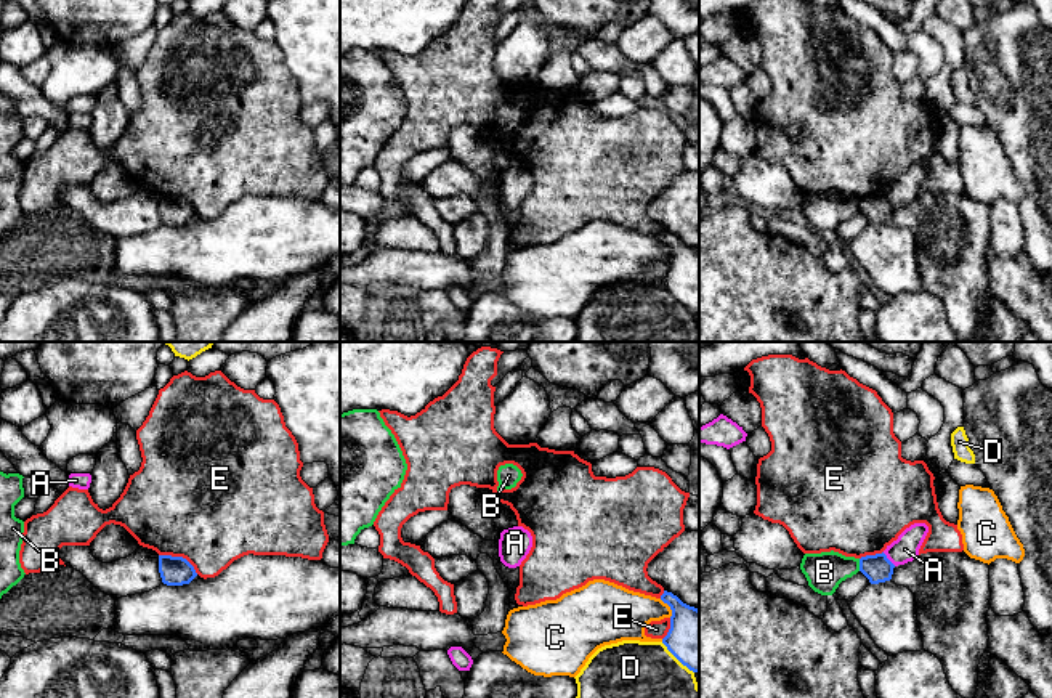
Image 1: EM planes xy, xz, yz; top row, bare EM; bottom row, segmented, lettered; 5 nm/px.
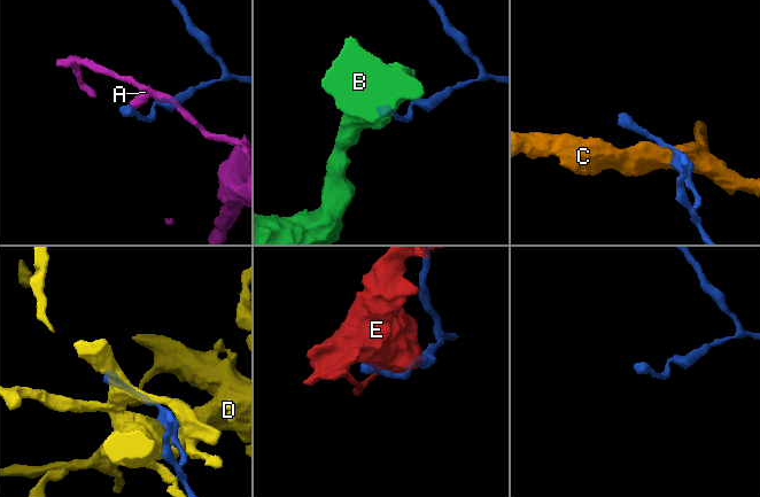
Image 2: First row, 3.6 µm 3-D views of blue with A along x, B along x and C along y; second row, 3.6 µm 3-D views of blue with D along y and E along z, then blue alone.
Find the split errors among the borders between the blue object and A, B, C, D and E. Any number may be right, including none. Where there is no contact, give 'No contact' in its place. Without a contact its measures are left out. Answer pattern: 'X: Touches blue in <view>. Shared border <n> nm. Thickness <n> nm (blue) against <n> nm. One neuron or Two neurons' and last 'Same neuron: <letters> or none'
A: Touches blue in yz. Shared border 100 nm. Thickness 140 nm (blue) against 130 nm. Two neurons
B: Touches blue in yz. Shared border 60 nm. Thickness 140 nm (blue) against 190 nm. Two neurons
C: Touches blue in xz. Shared border 110 nm. Thickness 300 nm (blue) against 260 nm. Two neurons
D: Touches blue in xz. Shared border 220 nm. Thickness 300 nm (blue) against 280 nm. Two neurons
E: Touches blue in xy. Shared border 220 nm. Thickness 140 nm (blue) against 500 nm. Two neurons
Same neuron: none

